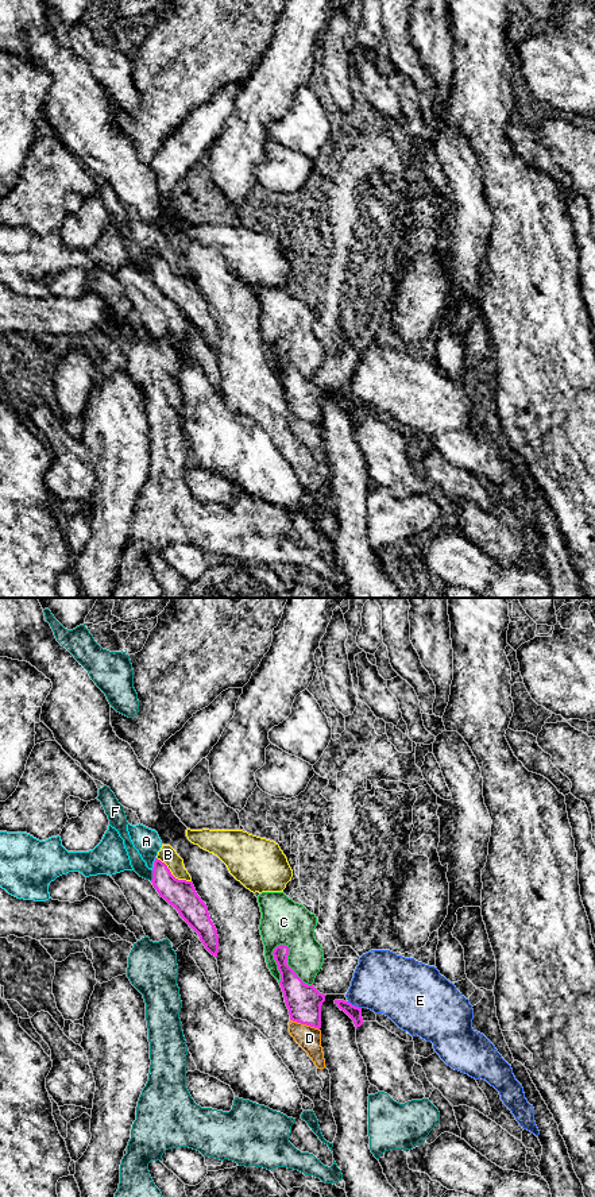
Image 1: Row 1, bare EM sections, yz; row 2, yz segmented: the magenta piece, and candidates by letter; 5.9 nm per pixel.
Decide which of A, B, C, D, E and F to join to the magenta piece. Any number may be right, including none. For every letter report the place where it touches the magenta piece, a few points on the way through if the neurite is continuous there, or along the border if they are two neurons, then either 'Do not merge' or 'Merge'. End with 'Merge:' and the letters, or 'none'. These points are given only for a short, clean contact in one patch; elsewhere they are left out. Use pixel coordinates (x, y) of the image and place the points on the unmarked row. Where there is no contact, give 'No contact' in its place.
A: Touches magenta at yz (154, 259). Boundary: yz (155, 253), (151, 265). Do not merge
B: Touches magenta at yz (172, 270). Boundary: yz (157, 253), (176, 273), (190, 277). Do not merge
C: Touches magenta at yz (286, 359). Do not merge
D: Touches magenta at yz (305, 419). Do not merge
E: Touches magenta at yz (354, 401). Do not merge
F: Touches magenta at yz (153, 271). Boundary: yz (153, 266), (150, 275). Do not merge
Merge: none

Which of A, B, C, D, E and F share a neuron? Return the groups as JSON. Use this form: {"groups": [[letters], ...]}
{"groups": [["A", "B"], ["C"], ["D"], ["E"], ["F"]]}

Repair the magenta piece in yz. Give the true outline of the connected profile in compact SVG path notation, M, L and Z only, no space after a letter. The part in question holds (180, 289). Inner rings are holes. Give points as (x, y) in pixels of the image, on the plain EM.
M158 254L154 256L151 278L159 291L173 301L179 312L198 329L205 344L217 352L217 325L193 278L175 274L167 260Z

